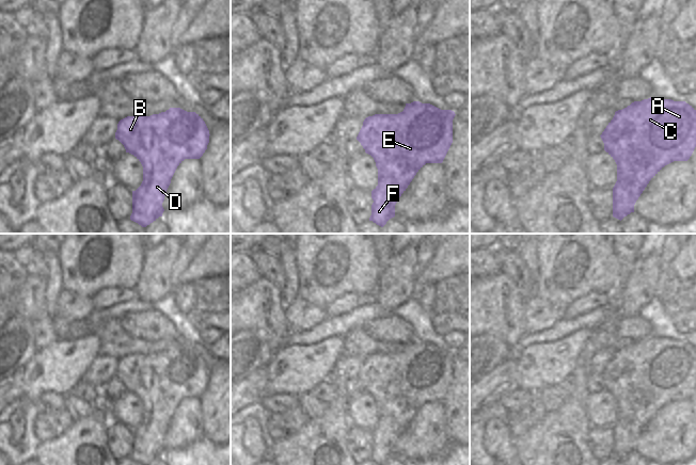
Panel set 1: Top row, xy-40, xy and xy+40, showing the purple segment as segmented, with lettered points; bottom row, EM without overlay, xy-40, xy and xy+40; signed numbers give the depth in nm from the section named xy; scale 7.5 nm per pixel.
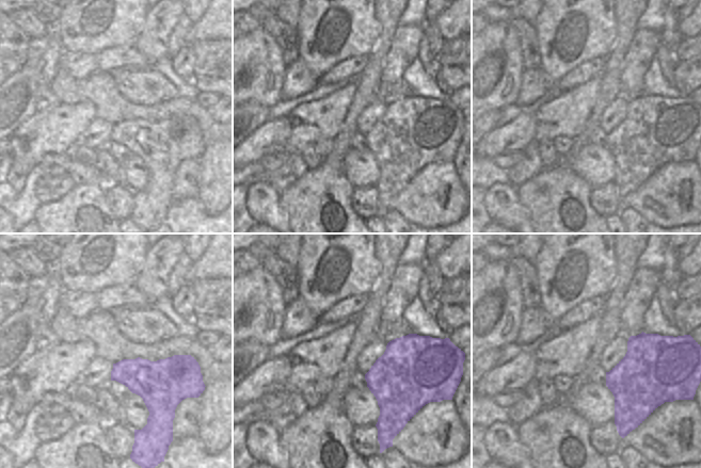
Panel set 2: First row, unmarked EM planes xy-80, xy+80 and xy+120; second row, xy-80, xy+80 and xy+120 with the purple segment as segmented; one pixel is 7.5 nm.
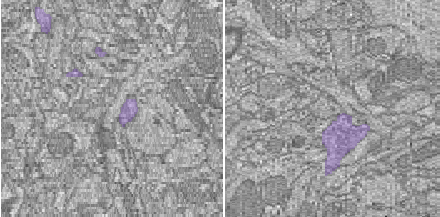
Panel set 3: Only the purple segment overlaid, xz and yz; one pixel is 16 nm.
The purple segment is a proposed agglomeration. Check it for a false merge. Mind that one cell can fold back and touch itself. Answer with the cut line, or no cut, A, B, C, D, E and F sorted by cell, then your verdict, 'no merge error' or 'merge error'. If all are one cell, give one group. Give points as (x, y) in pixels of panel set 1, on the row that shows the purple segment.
no cut | A B C D E F | no merge error

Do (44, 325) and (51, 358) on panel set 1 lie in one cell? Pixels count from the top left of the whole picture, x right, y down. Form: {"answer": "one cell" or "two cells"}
{"answer": "two cells"}

